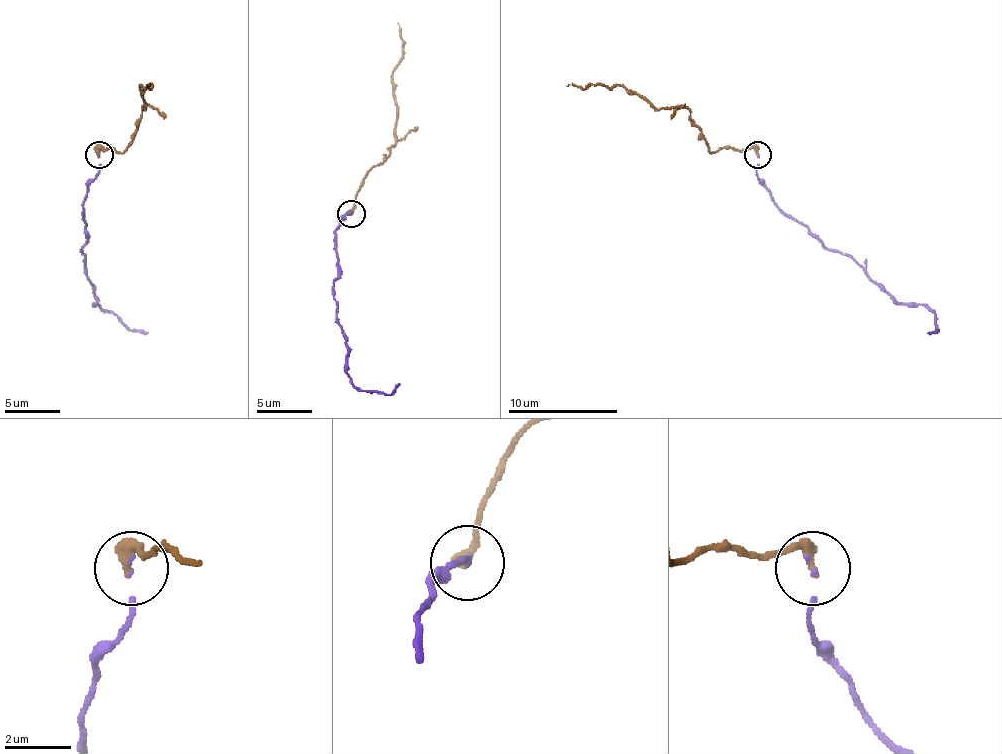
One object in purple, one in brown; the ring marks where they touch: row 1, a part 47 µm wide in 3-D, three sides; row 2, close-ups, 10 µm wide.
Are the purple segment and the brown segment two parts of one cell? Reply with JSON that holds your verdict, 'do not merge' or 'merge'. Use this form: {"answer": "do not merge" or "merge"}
{"answer": "merge"}

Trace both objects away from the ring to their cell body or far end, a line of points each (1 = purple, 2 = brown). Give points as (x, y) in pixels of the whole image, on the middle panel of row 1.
1: (352, 214), (349, 211), (335, 230), (338, 277), (333, 283), (346, 376), (363, 390), (385, 395), (399, 384)
2: (352, 214), (360, 181), (396, 143), (393, 79), (404, 41), (399, 22)

